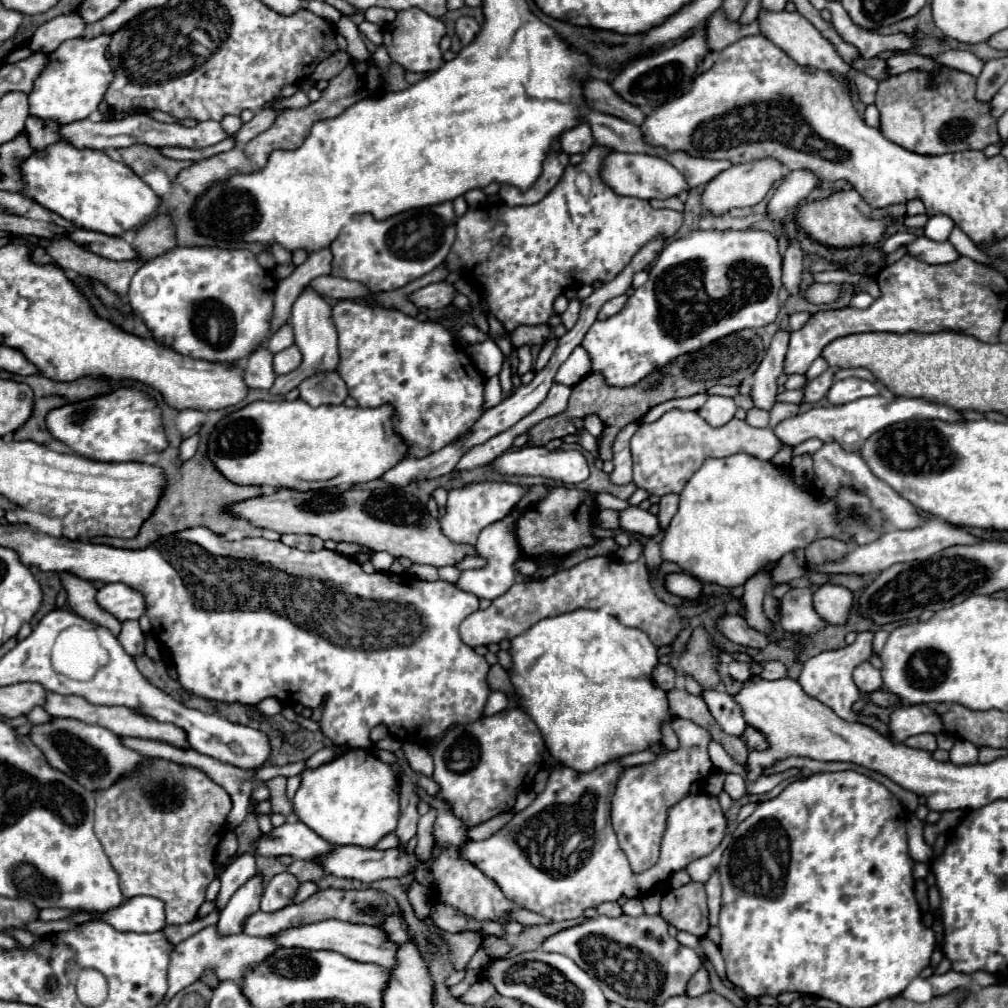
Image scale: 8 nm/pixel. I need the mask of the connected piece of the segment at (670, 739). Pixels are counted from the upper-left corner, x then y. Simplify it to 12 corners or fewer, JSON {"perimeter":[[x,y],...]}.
{"perimeter":[[670,722],[662,723],[663,743],[669,750],[679,746]]}

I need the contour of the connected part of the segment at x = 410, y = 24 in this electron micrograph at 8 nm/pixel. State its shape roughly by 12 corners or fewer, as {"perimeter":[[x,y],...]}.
{"perimeter":[[399,11],[383,33],[391,61],[431,73],[443,65],[441,19]]}

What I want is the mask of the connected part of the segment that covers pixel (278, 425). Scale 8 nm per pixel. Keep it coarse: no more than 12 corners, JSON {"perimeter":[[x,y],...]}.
{"perimeter":[[255,401],[209,459],[299,491],[379,479],[407,453],[381,407]]}

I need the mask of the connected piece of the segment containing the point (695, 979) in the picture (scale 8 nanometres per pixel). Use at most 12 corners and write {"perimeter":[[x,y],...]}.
{"perimeter":[[705,967],[689,979],[685,995],[707,993],[709,973]]}

